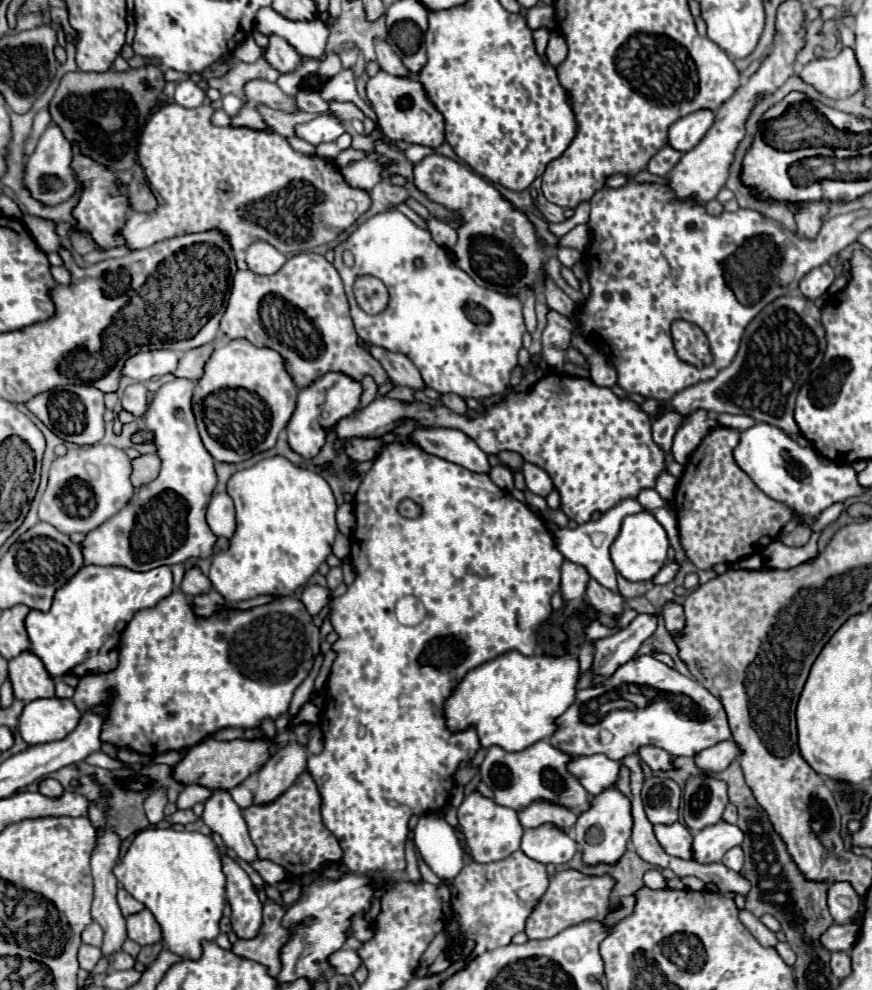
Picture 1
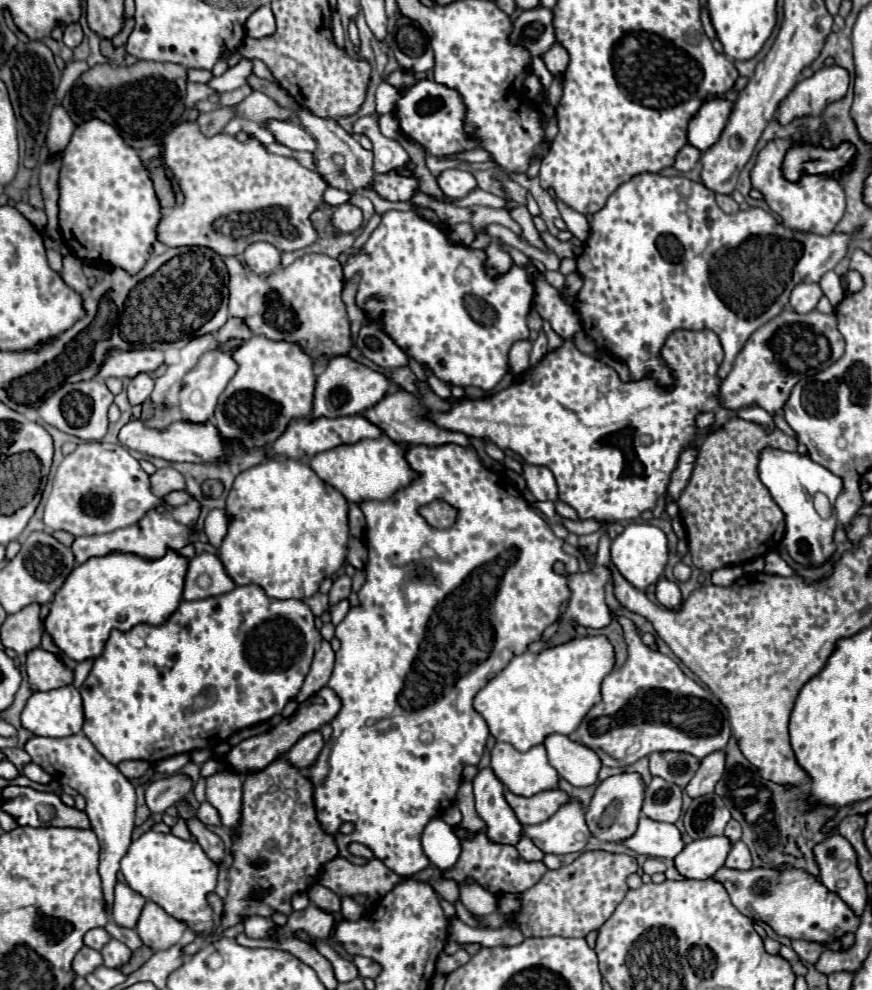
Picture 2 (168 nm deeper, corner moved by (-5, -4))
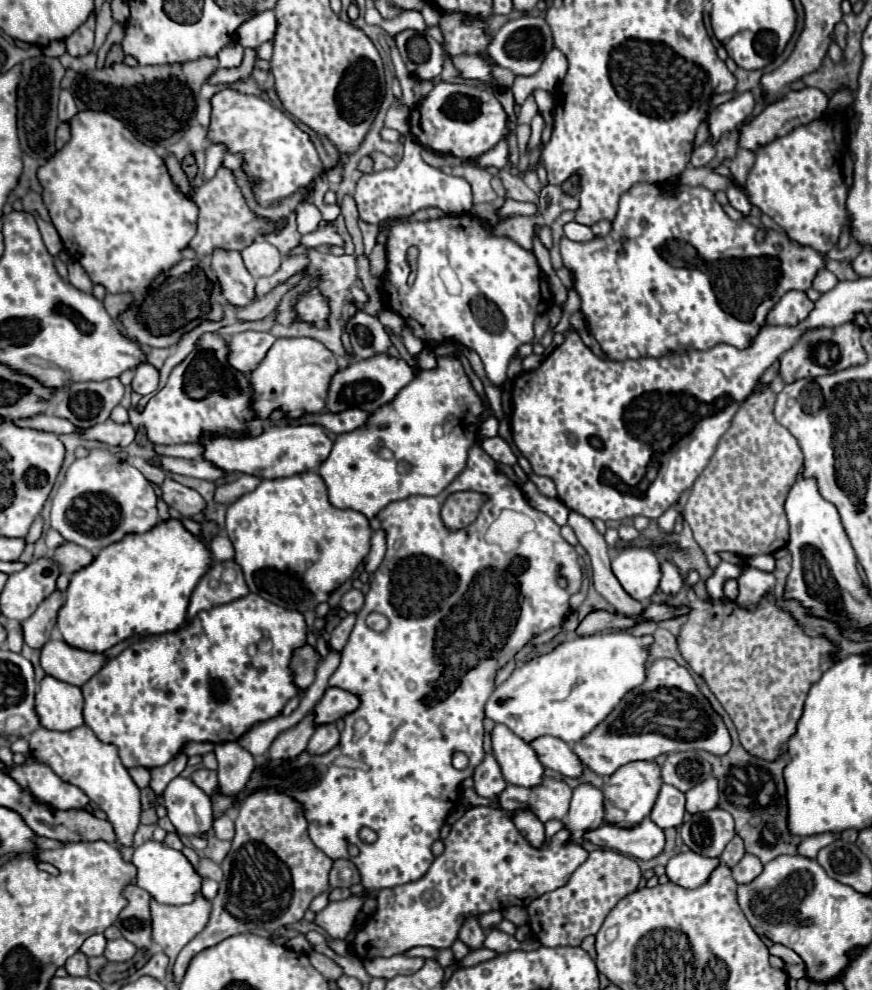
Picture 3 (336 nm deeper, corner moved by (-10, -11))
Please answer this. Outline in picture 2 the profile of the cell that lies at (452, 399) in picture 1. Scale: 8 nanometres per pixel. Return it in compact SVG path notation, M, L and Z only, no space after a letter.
M422 365L422 369L424 369L424 373L426 373L426 381L428 381L428 385L432 387L432 391L438 395L438 397L442 397L442 399L448 399L452 393L450 393L450 387L446 385L446 383L442 383L426 365Z

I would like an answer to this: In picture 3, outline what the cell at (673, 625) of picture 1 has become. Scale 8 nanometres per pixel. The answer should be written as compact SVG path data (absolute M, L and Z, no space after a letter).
M663 562L661 572L663 572L663 578L661 578L661 584L659 584L661 592L665 592L669 596L677 596L679 590L683 588L683 578L681 578L679 570L671 562Z

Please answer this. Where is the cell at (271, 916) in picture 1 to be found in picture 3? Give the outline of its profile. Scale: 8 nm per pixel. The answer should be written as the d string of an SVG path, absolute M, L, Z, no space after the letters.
M351 896L349 900L341 900L341 902L329 902L325 910L317 912L313 924L323 928L331 938L343 940L351 932L355 914L361 910L361 904L363 900L357 896Z

